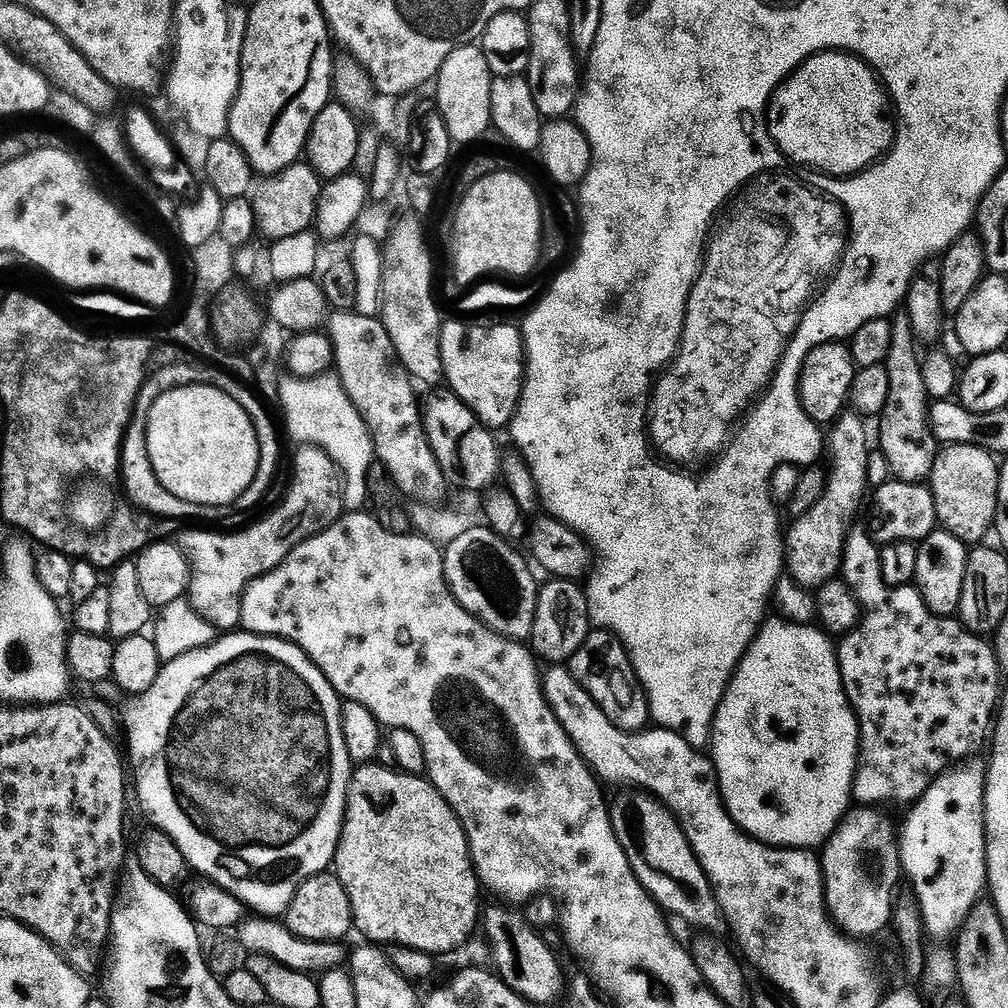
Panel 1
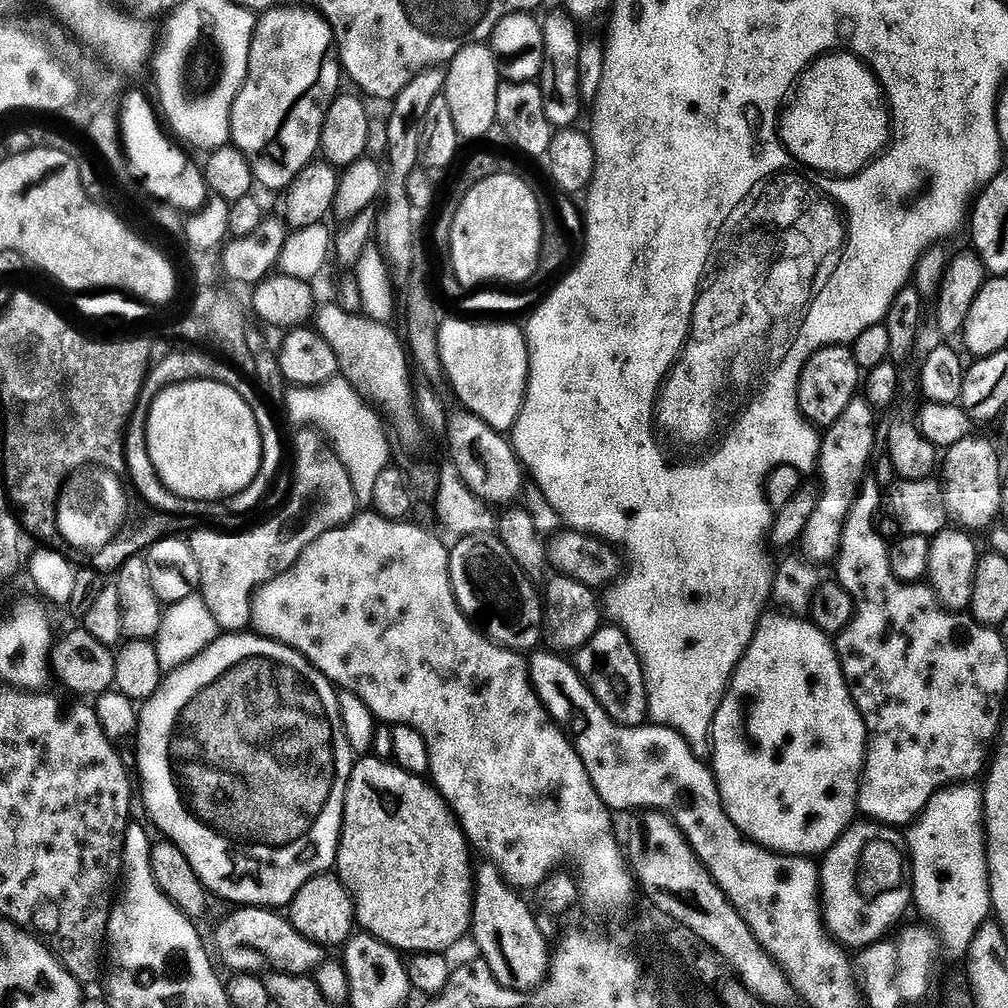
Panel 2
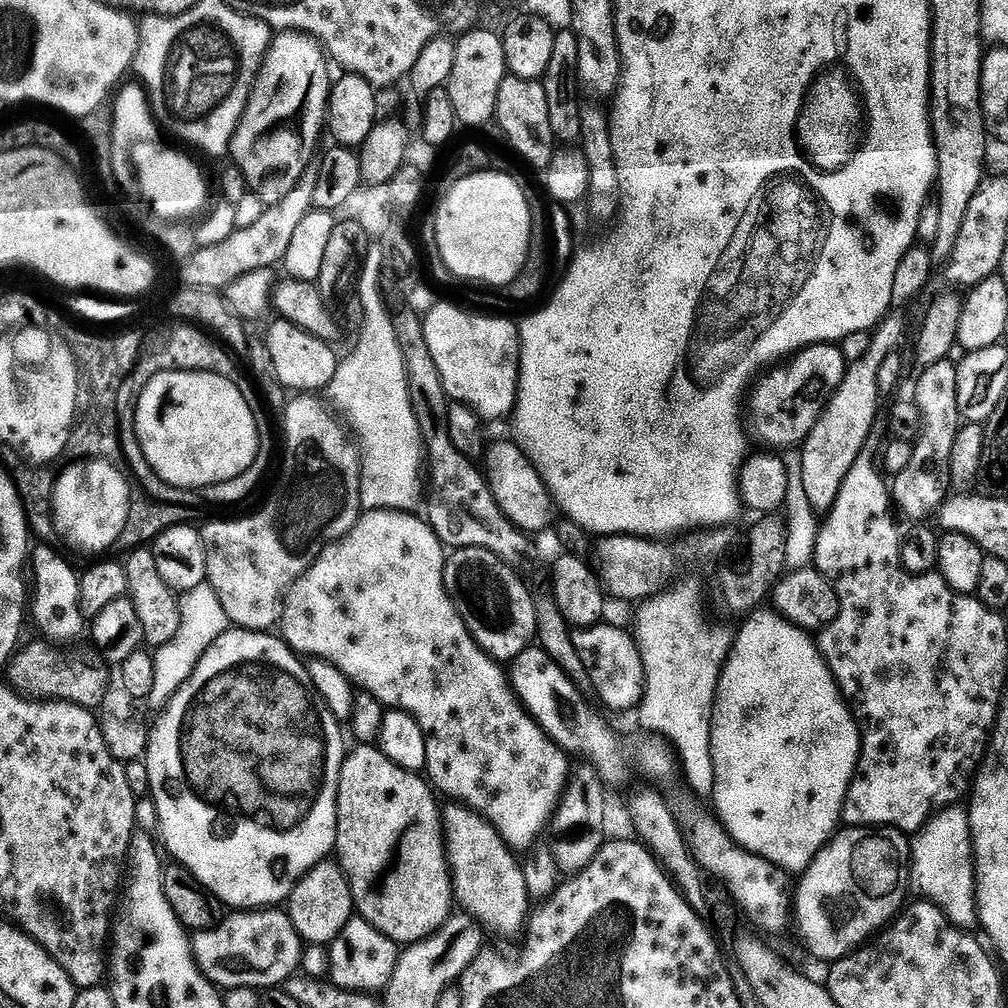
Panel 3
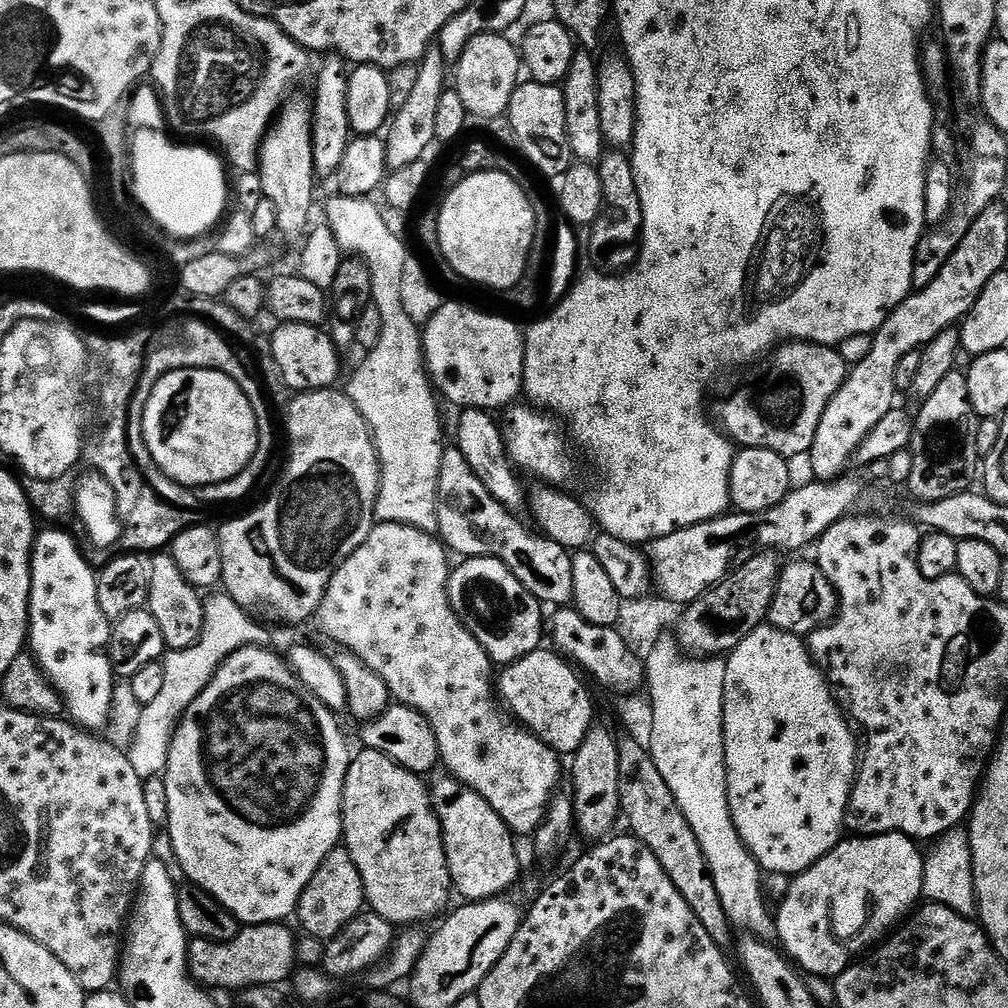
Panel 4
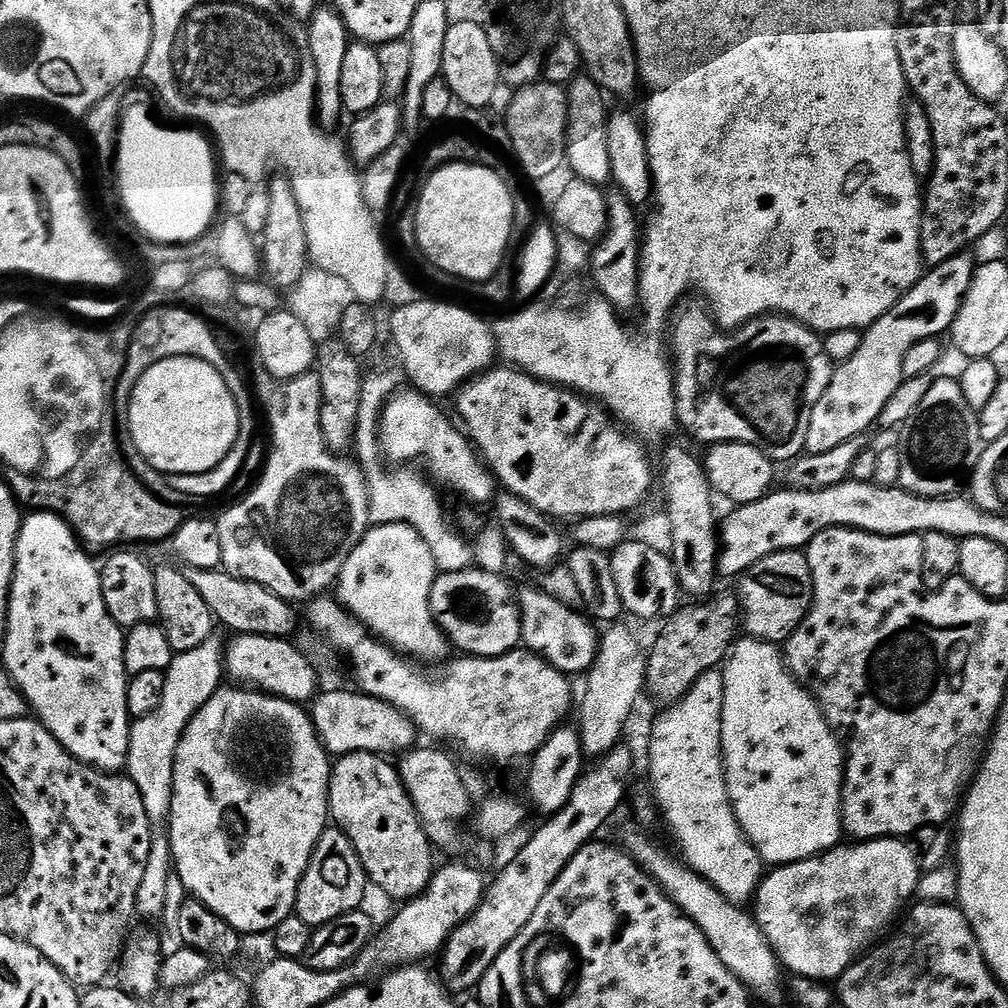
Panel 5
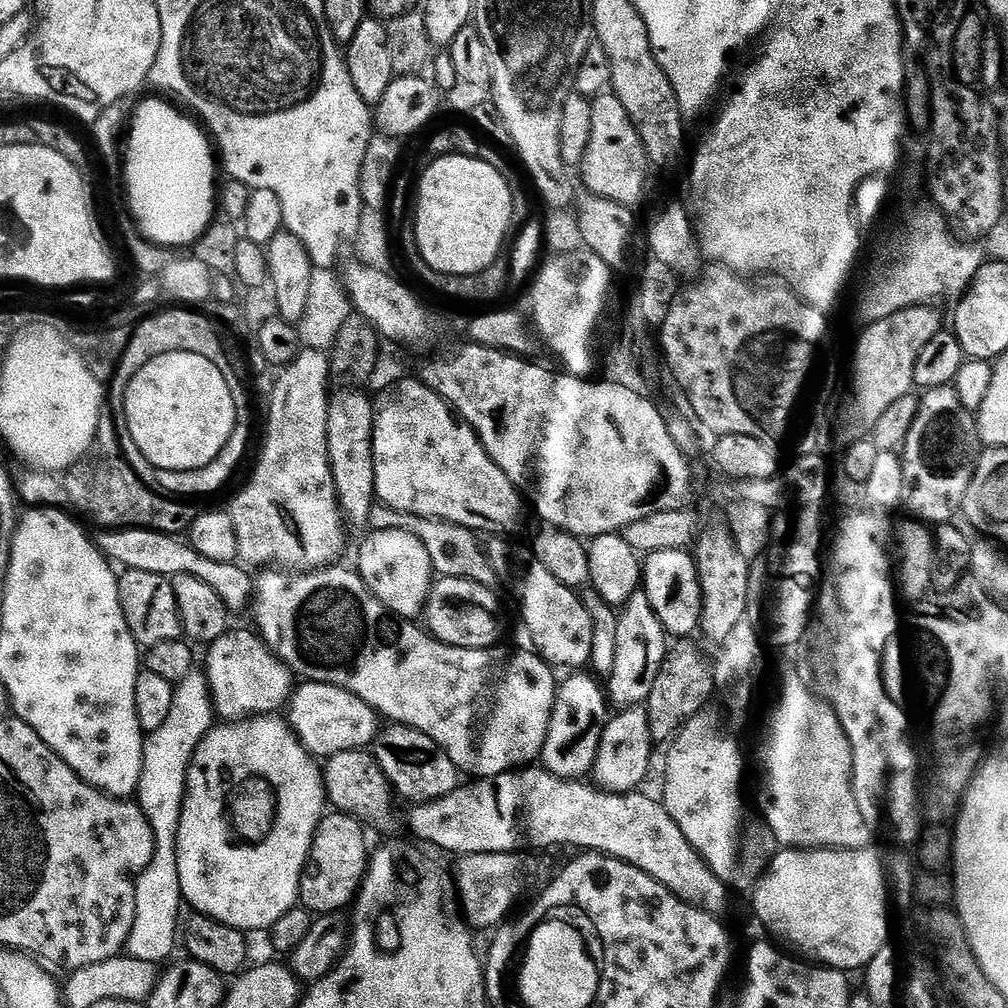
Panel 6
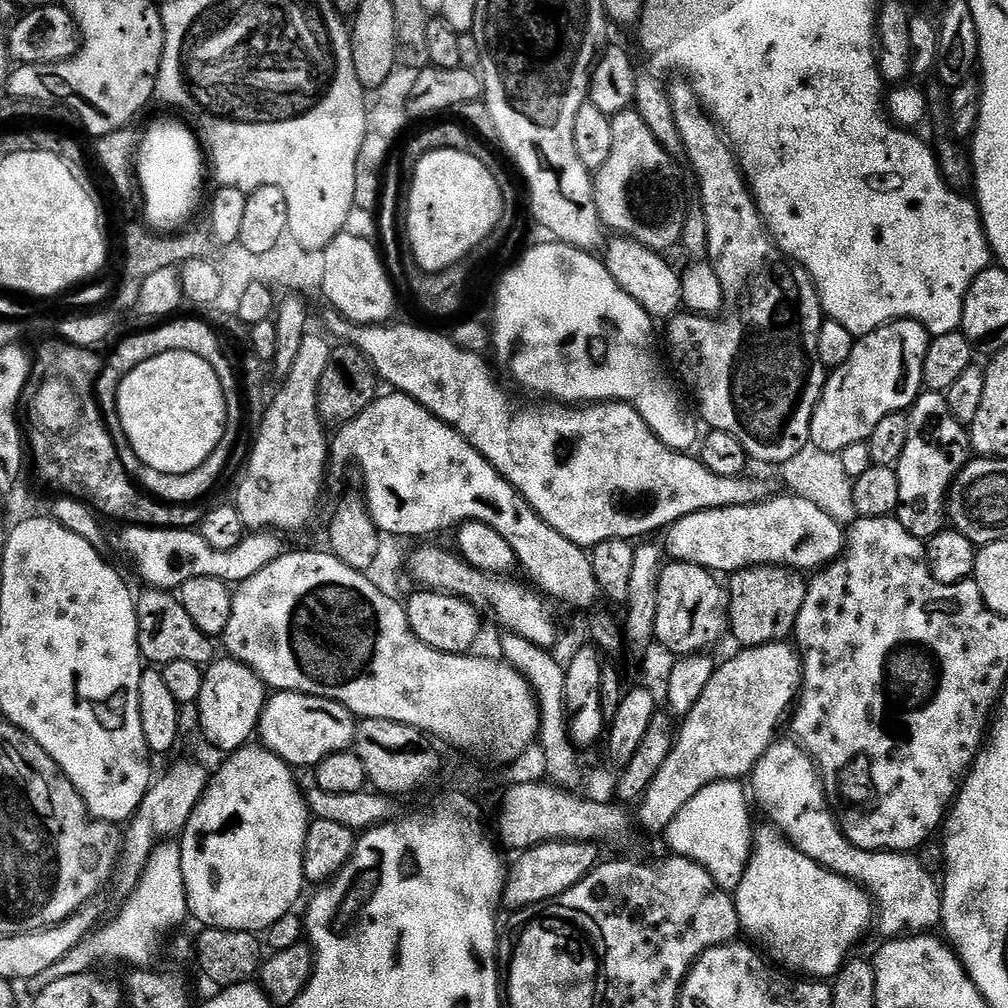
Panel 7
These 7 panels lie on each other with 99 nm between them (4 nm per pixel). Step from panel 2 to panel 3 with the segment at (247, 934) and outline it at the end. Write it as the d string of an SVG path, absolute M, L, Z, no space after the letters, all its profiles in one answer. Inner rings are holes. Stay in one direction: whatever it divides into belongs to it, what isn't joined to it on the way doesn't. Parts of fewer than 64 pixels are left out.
M267 908L263 910L238 910L231 913L220 926L214 926L205 932L198 932L192 938L192 951L199 965L200 971L212 984L218 988L227 990L229 988L255 988L264 990L267 988L276 988L283 985L285 981L299 971L299 964L302 960L302 947L304 941L297 934L285 911L276 908ZM280 911L280 912L278 912ZM241 960L244 966L238 966L237 962Z

